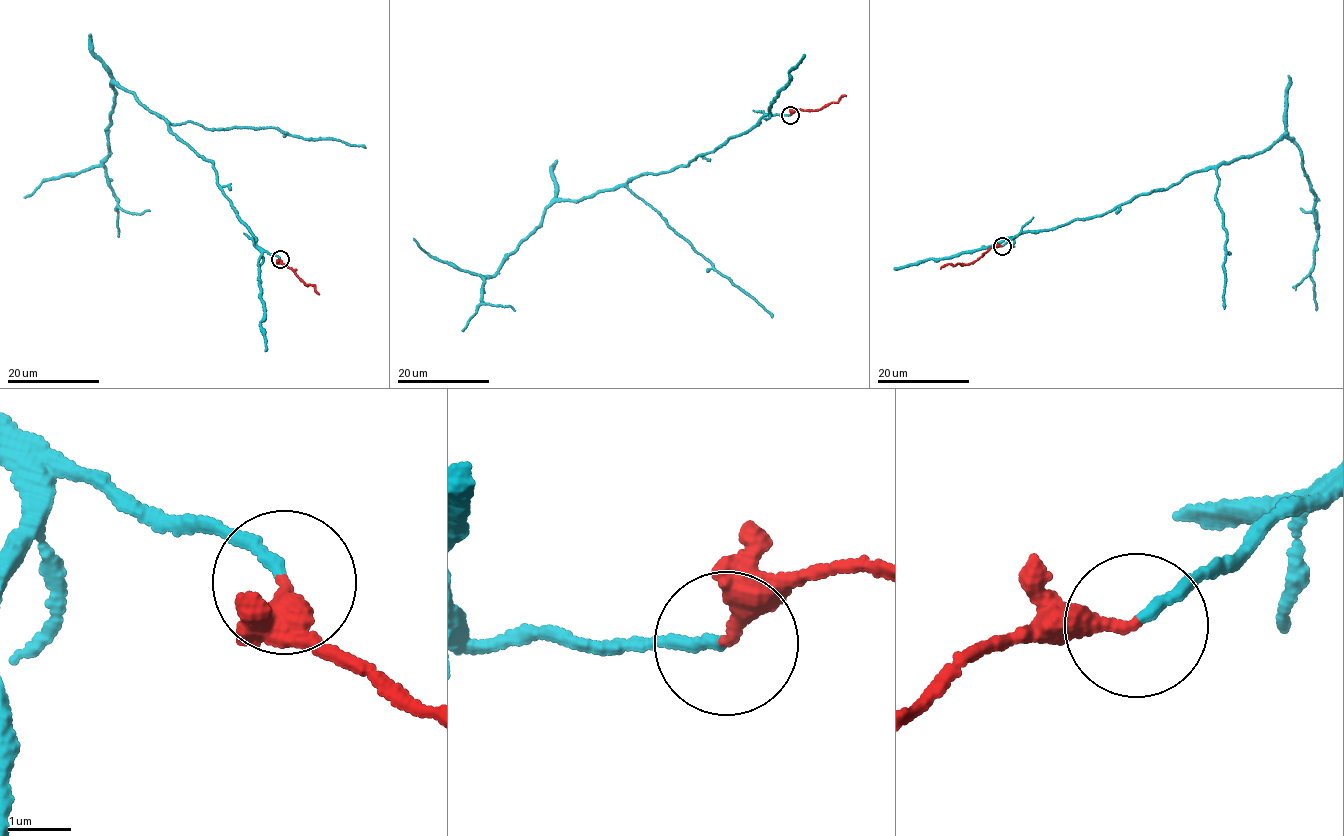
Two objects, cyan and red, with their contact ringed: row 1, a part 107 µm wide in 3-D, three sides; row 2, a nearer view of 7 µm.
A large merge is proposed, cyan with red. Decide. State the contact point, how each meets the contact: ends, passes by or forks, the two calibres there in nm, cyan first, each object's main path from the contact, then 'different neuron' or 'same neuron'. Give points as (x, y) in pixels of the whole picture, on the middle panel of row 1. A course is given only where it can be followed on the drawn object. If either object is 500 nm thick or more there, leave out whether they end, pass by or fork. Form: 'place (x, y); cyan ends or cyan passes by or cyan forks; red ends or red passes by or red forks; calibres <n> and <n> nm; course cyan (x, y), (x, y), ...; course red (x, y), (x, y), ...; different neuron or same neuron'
place (790, 115); cyan ends; red ends; calibres 180 and 280 nm; course cyan (791, 115), (768, 114), (685, 166), (641, 173), (577, 201), (556, 201), (486, 278), (482, 302), (462, 330); course red (791, 115), (800, 109), (818, 111), (846, 96); different neuron

